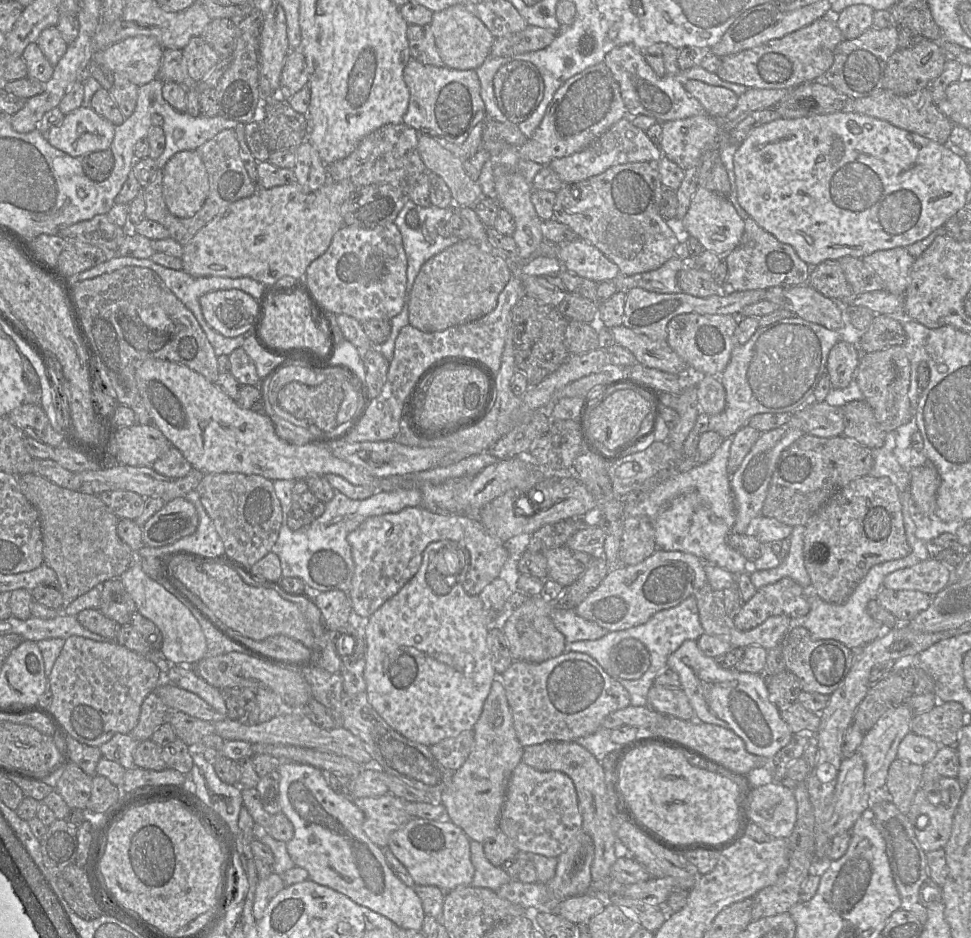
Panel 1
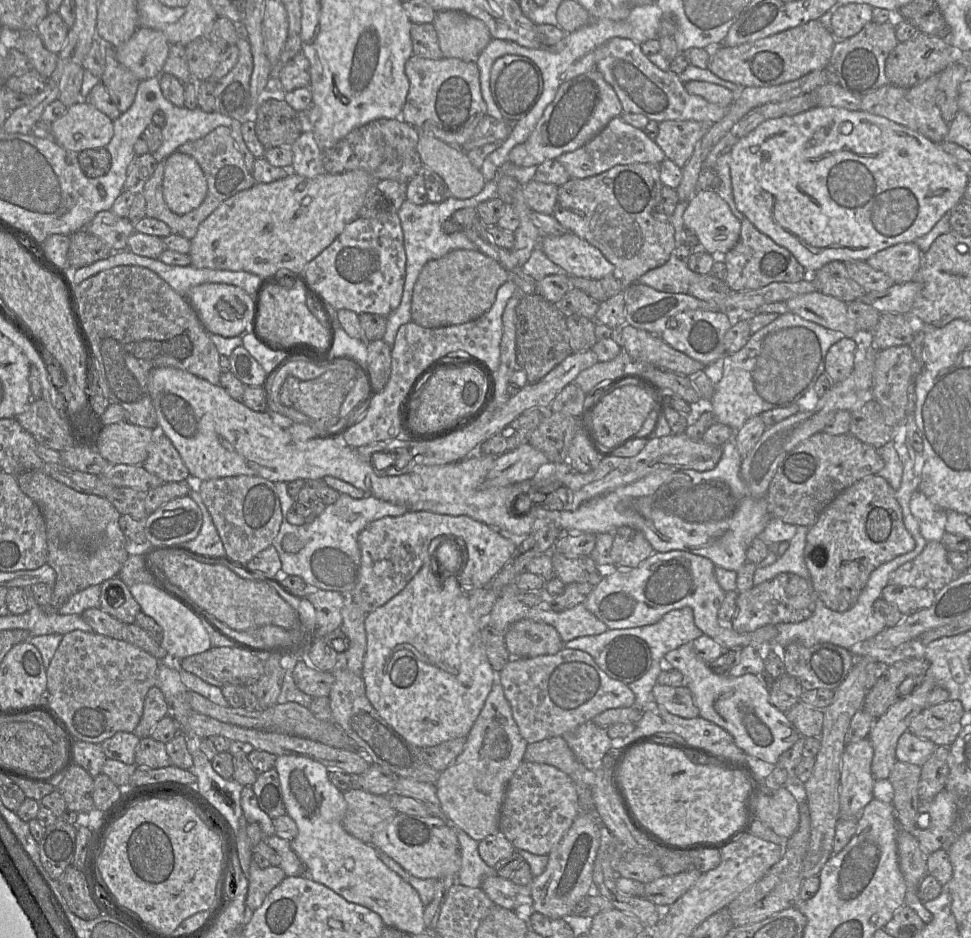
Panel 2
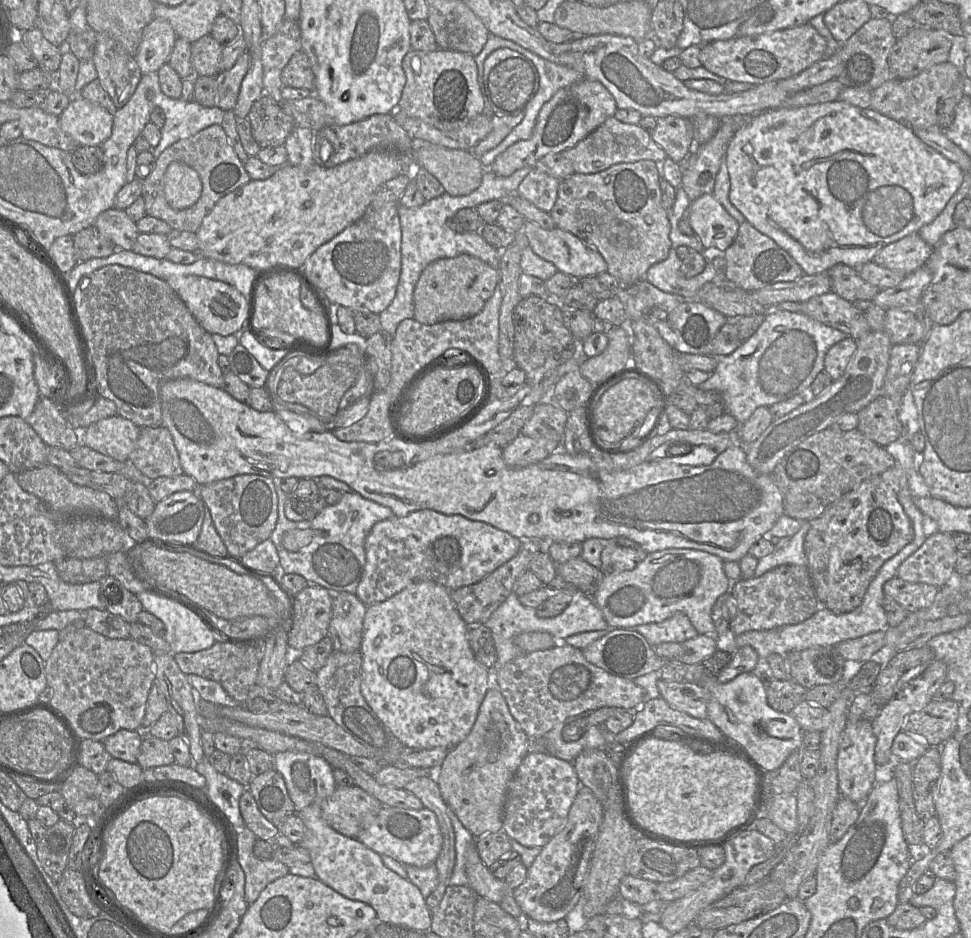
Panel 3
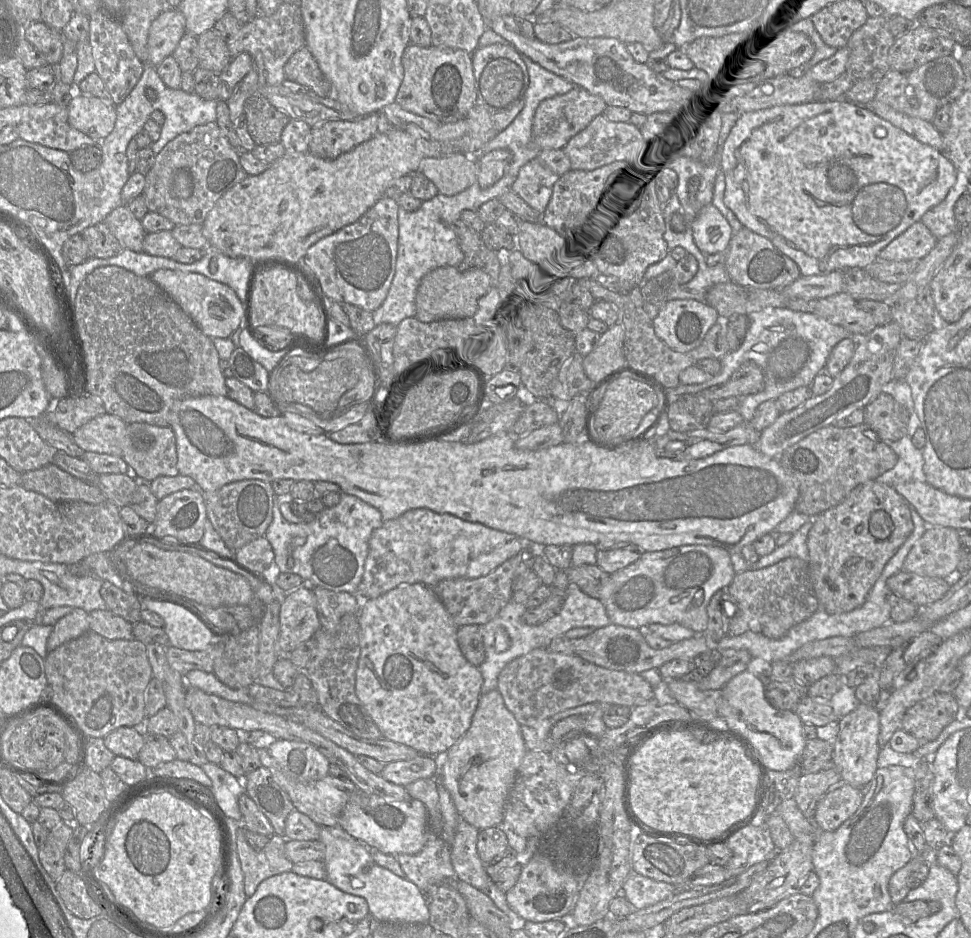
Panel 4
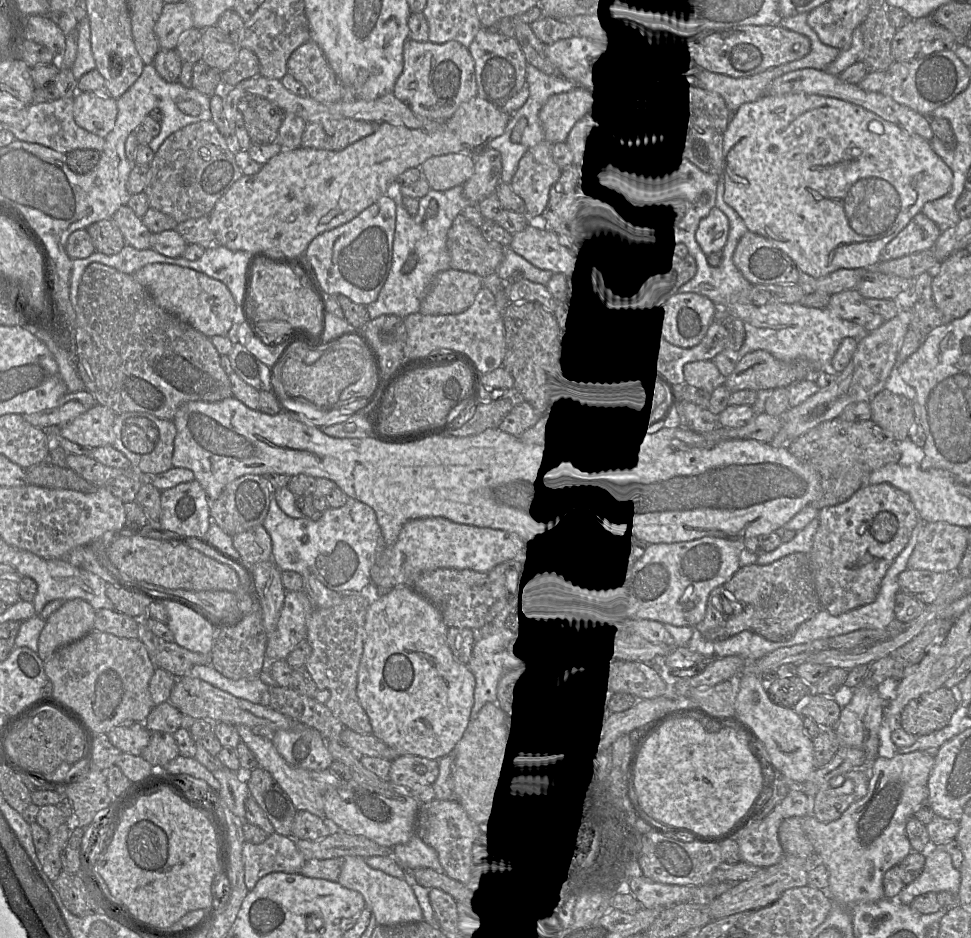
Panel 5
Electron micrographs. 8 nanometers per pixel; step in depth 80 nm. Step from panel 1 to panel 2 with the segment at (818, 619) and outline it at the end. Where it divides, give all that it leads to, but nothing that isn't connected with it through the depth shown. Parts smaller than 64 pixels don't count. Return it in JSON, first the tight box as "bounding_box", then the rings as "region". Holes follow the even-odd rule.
{"bounding_box":[773,501,928,649],"region":[[[908,501],[907,507],[902,507],[902,517],[905,527],[915,541],[914,549],[876,568],[870,574],[857,602],[849,610],[844,612],[831,610],[820,599],[816,598],[815,610],[806,620],[799,623],[780,623],[775,625],[777,627],[777,636],[775,637],[773,647],[783,649],[791,643],[799,643],[805,647],[812,647],[818,643],[832,643],[846,649],[851,649],[855,644],[876,636],[886,628],[883,616],[874,609],[874,603],[877,599],[881,598],[882,590],[889,584],[890,575],[901,565],[918,556],[928,543],[920,533],[919,522],[911,513]]]}

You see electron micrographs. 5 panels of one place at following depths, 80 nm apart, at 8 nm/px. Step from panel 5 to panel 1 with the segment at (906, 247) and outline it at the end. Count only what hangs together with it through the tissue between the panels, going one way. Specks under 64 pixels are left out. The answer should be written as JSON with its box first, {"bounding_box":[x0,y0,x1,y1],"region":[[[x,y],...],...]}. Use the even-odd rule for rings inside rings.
{"bounding_box":[861,247,915,296],"region":[[[905,247],[879,250],[861,258],[881,279],[883,289],[904,296],[909,284],[909,275],[915,262]]]}

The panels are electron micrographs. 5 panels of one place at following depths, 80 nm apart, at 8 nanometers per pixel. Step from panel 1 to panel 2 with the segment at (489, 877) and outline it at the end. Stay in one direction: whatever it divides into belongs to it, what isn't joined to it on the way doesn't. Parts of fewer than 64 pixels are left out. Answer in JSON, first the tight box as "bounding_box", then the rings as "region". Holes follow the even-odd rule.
{"bounding_box":[455,828,497,888],"region":[[[455,828],[461,853],[461,867],[456,883],[470,888],[480,888],[483,880],[497,876],[494,868],[489,867],[479,854],[479,842],[460,828]]]}

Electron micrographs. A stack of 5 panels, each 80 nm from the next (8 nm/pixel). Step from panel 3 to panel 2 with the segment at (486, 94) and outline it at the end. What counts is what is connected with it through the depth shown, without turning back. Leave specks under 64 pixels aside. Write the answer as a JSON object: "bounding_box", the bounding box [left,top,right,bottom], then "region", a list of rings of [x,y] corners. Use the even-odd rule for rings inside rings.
{"bounding_box":[490,55,543,123],"region":[[[505,55],[496,60],[490,74],[490,91],[504,121],[516,123],[535,106],[543,92],[543,77],[538,65],[520,55]]]}

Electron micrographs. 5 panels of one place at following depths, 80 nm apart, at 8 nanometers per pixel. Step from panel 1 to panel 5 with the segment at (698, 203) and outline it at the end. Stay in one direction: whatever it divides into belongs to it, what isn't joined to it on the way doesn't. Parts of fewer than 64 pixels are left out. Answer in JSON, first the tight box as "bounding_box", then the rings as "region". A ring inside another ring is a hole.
{"bounding_box":[693,208,729,255],"region":[[[718,208],[711,209],[709,214],[695,226],[693,242],[705,255],[722,251],[727,242],[729,220]]]}

